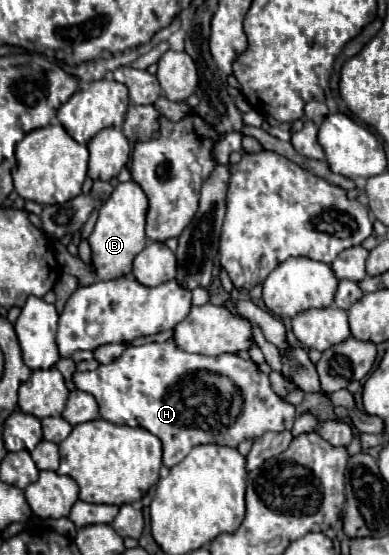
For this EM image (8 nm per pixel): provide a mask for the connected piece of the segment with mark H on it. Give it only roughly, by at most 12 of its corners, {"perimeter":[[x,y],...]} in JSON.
{"perimeter":[[172,340],[72,382],[112,424],[198,444],[292,430],[296,410],[236,354]]}

